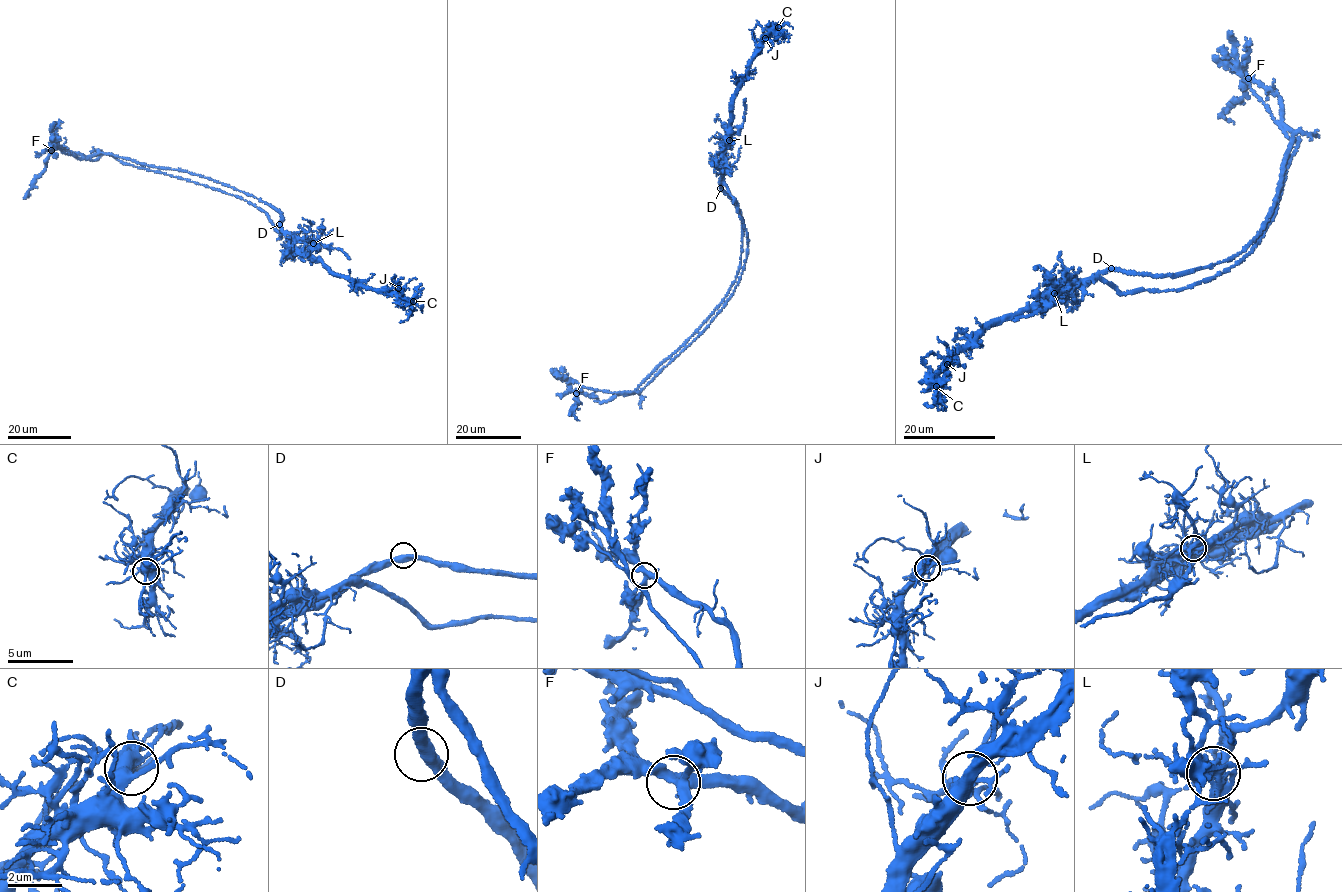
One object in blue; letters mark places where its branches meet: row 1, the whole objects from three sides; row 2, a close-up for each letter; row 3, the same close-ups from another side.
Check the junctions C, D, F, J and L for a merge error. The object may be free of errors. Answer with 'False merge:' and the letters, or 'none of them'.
False merge: L

